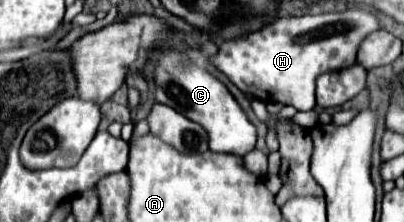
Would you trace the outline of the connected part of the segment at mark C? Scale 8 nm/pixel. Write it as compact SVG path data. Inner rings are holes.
M166 50L160 54L160 64L156 68L156 100L160 104L172 106L192 122L200 124L208 134L208 146L212 152L230 152L244 156L254 150L256 144L256 127L242 112L240 104L226 90L226 86L216 80L206 70L194 66L184 54Z

